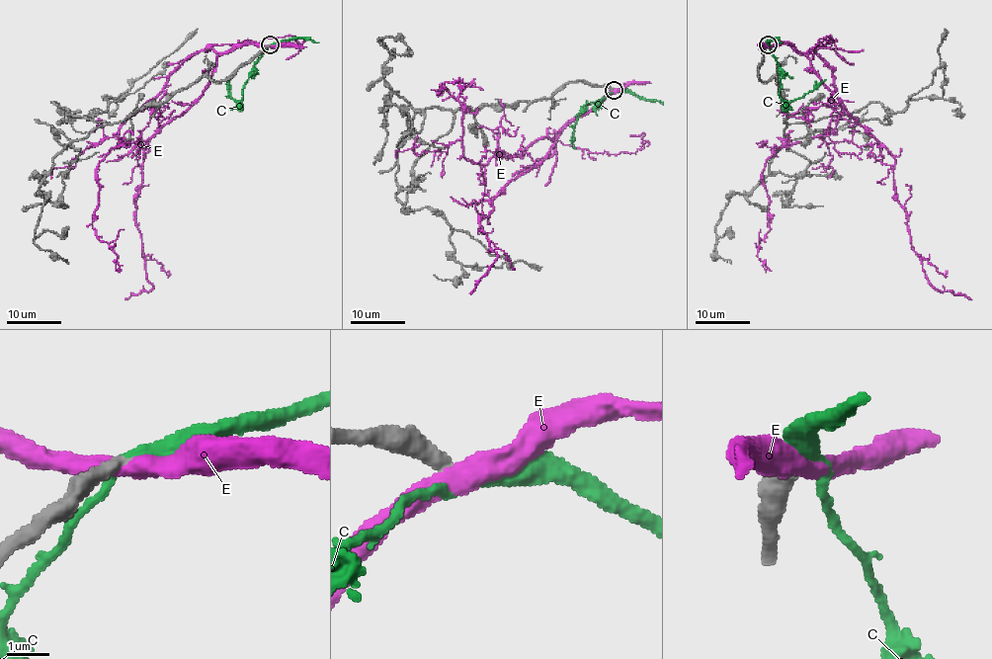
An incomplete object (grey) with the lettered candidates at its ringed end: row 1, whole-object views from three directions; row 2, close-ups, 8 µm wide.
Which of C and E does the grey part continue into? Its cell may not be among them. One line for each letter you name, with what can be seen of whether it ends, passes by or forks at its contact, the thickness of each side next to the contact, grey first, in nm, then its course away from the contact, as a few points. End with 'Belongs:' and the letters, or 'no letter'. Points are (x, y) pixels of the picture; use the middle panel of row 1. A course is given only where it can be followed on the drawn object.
C: it passes by; 360 nm thick on the grey side, 280 nm on the other; it runs (614, 91), (598, 101), (587, 102), (573, 130), (575, 148)
Belongs: C

